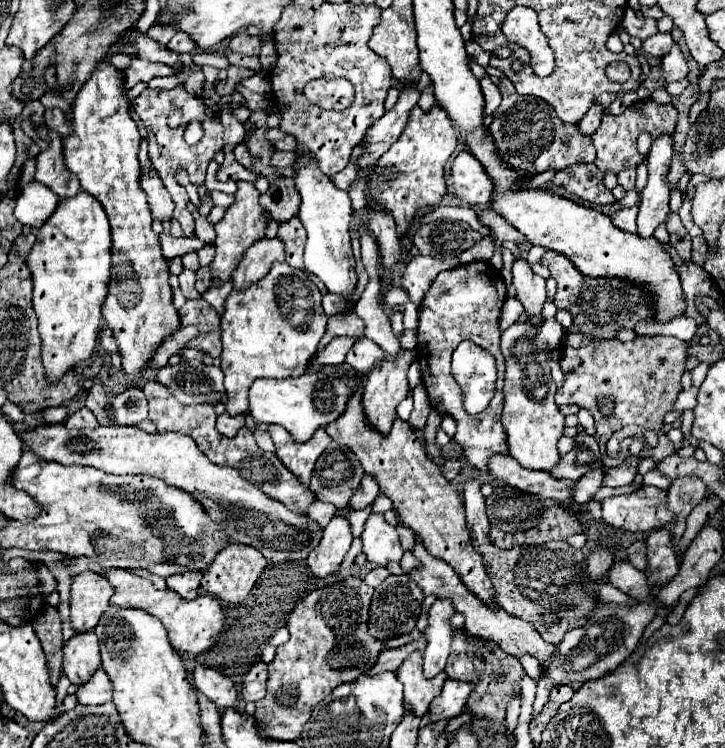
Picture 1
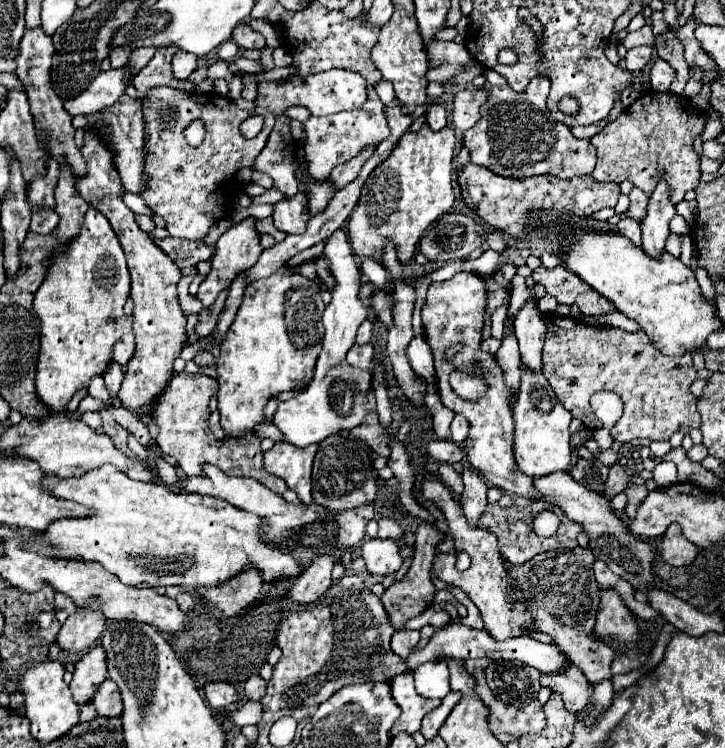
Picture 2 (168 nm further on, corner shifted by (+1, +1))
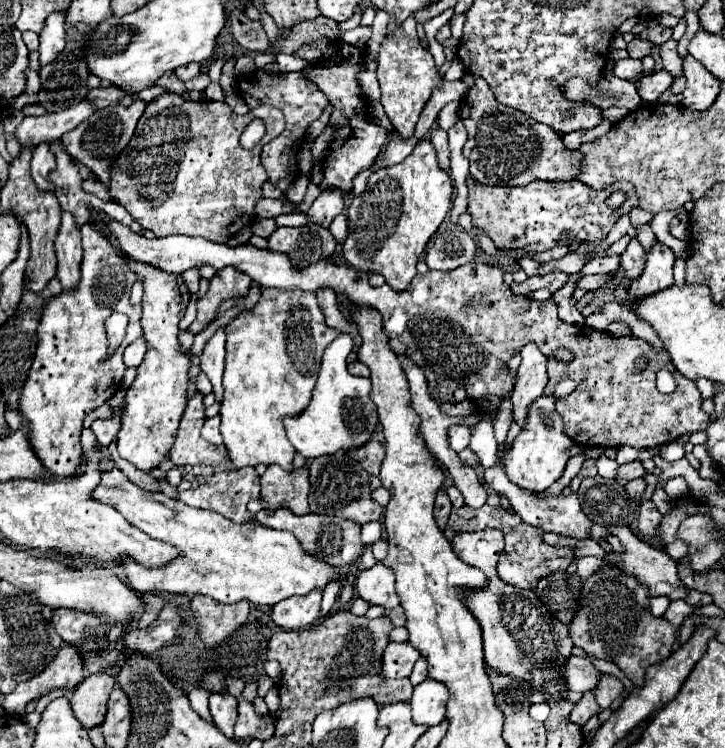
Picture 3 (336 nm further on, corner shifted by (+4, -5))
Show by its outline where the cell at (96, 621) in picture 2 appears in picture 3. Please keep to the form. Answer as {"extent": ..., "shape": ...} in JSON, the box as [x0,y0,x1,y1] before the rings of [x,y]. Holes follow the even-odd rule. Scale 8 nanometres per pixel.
{"extent":[2,644,84,716],"shape":[[[62,644],[52,662],[32,680],[18,684],[14,692],[2,698],[2,706],[6,714],[24,716],[24,708],[32,698],[48,694],[52,688],[68,688],[72,690],[84,678],[82,656],[74,644]]]}

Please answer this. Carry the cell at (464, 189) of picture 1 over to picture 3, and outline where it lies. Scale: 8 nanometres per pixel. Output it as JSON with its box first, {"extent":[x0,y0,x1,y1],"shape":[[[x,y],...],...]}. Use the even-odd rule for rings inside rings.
{"extent":[468,180,638,252],"shape":[[[534,180],[528,186],[518,188],[484,186],[478,182],[468,184],[468,212],[472,214],[472,224],[480,228],[498,248],[524,248],[528,252],[544,252],[558,242],[562,230],[570,230],[572,240],[604,240],[614,222],[632,206],[638,206],[638,196],[630,182],[618,182],[604,190],[594,190],[578,180]],[[618,190],[626,194],[626,202],[620,208],[610,208],[606,200]]]}

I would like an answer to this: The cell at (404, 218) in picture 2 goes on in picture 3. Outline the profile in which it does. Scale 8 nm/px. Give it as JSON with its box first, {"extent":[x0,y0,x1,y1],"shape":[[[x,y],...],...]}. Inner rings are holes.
{"extent":[342,140,452,290],"shape":[[[420,140],[404,162],[374,172],[366,190],[352,198],[348,206],[348,238],[342,246],[344,258],[362,272],[382,274],[394,290],[408,288],[416,276],[418,256],[450,210],[452,194],[452,180],[438,166],[434,146]]]}

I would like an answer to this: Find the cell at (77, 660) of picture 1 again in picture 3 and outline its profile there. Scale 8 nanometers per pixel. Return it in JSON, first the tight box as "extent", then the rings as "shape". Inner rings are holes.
{"extent":[72,672,114,728],"shape":[[[96,672],[86,676],[72,690],[72,712],[84,728],[102,724],[102,716],[106,714],[106,702],[112,686],[114,676],[110,676],[108,672]]]}

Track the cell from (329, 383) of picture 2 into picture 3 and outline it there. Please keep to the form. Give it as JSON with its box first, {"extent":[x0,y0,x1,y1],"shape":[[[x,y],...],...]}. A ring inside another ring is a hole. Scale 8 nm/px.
{"extent":[284,332,378,460],"shape":[[[340,332],[326,346],[316,388],[312,392],[312,402],[298,416],[284,418],[284,428],[290,444],[308,460],[324,454],[334,454],[338,450],[350,450],[350,448],[356,448],[358,444],[364,444],[366,440],[370,440],[378,424],[376,408],[368,398],[370,378],[350,376],[350,372],[346,370],[346,356],[352,352],[352,348],[354,348],[352,338],[346,332]]]}

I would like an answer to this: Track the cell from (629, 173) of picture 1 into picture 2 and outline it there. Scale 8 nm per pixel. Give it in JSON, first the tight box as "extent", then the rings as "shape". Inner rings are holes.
{"extent":[627,188,647,222],"shape":[[[633,188],[633,192],[629,194],[629,198],[631,198],[631,206],[629,206],[629,210],[627,210],[627,216],[629,218],[635,218],[635,220],[639,220],[639,222],[643,222],[645,220],[645,208],[647,208],[647,196],[645,194],[641,194],[641,190],[639,188]]]}

